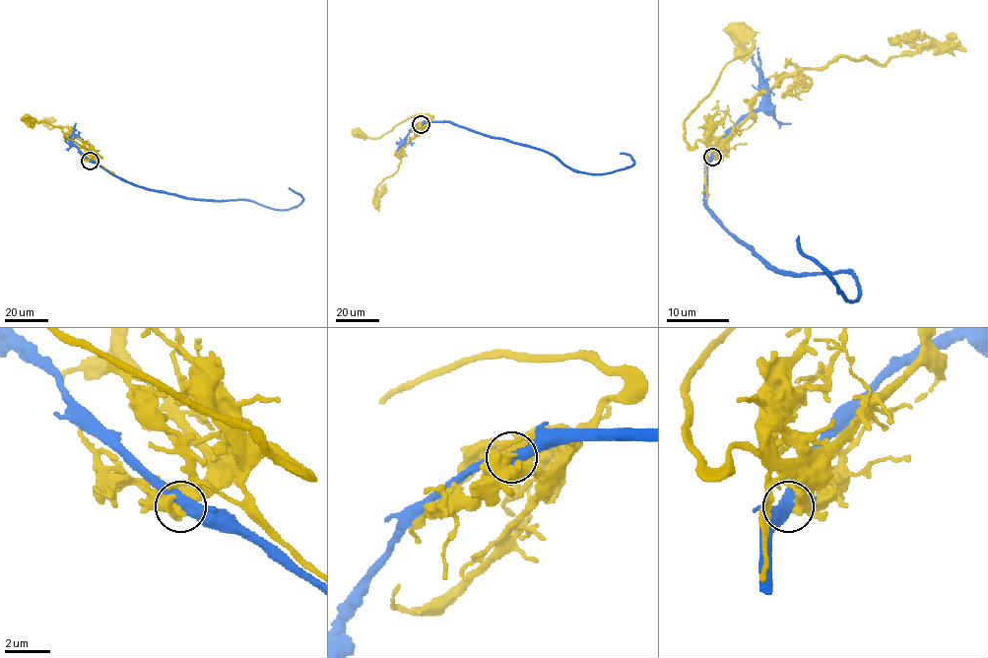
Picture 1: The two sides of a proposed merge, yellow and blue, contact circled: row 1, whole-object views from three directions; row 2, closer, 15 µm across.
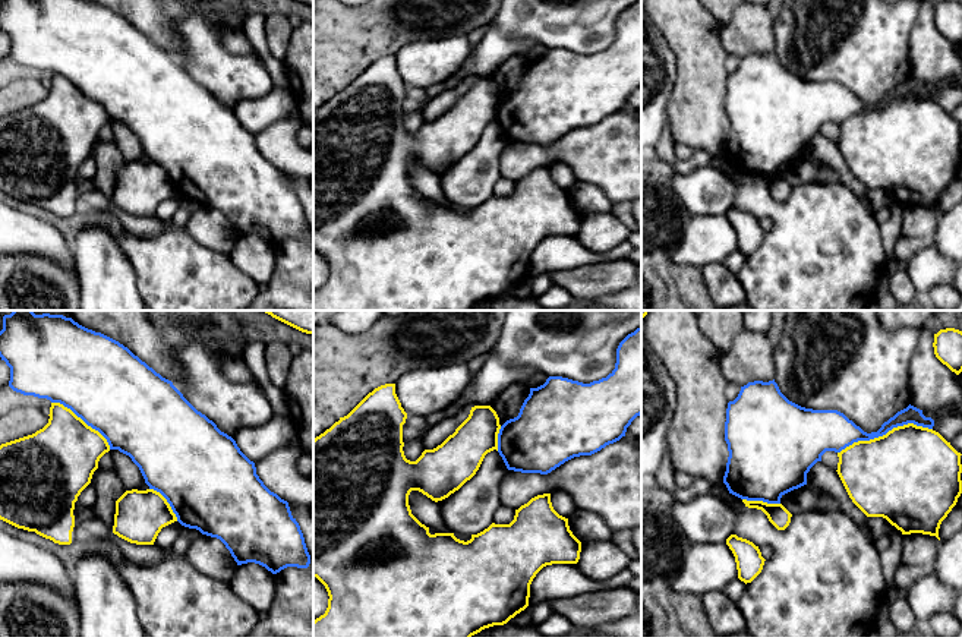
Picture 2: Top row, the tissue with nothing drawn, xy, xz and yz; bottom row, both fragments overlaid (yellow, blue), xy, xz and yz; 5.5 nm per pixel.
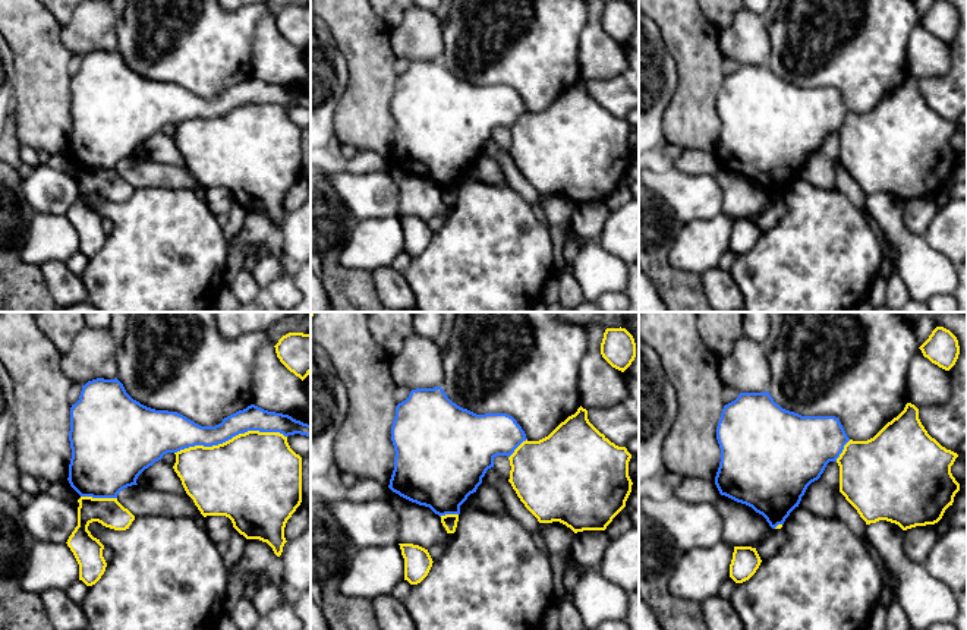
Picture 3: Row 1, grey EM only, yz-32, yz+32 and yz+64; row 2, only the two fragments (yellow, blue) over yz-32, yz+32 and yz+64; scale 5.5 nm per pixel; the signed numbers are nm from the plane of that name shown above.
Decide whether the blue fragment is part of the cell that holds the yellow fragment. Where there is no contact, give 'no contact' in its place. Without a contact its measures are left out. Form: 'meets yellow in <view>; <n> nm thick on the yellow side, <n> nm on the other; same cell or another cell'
meets yellow in yz; 500 nm thick on the yellow side, 170 nm on the other; another cell

